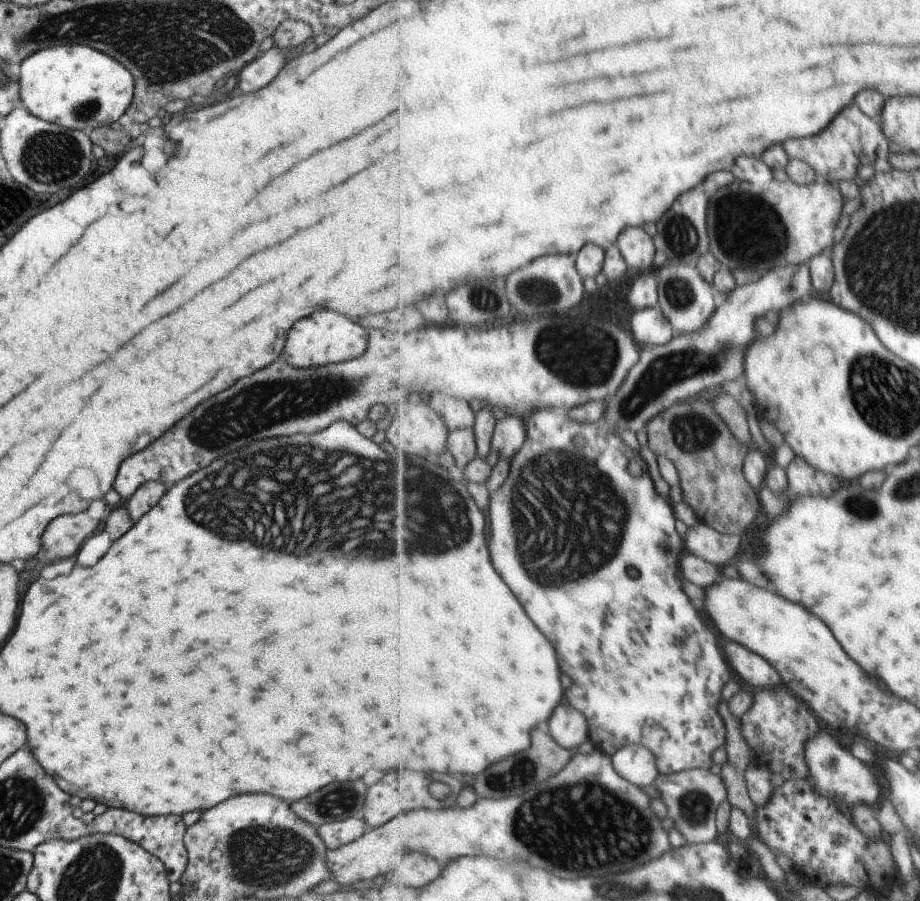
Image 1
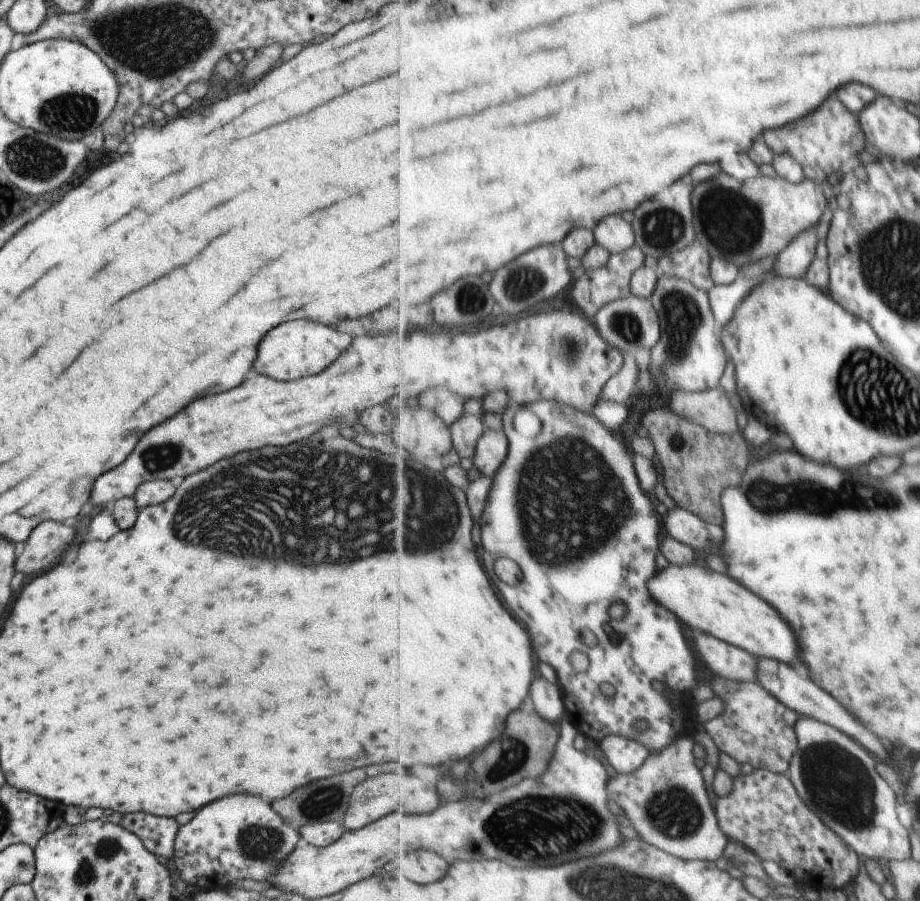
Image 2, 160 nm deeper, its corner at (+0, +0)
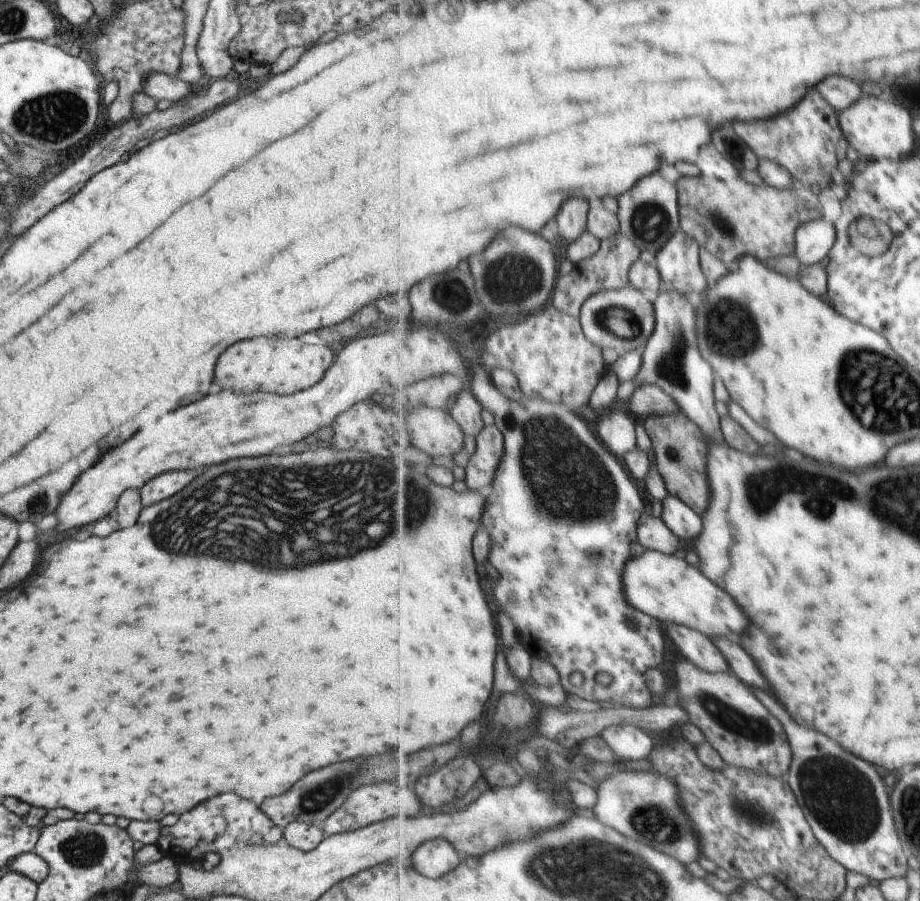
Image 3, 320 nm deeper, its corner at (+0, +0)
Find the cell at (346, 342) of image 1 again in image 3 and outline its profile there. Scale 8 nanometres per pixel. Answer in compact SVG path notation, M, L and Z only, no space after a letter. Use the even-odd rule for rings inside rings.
M253 338L233 344L221 352L221 364L215 364L213 384L221 390L231 392L271 392L276 395L290 395L314 385L333 362L338 347L323 344L307 344L299 338Z

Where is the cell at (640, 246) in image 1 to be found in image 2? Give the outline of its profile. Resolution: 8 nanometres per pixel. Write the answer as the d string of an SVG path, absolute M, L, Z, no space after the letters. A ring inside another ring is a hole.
M607 216L595 228L595 238L611 253L620 253L635 244L633 226L621 216Z

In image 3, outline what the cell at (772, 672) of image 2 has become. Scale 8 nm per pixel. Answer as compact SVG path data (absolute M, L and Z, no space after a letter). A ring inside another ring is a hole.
M713 638L713 642L719 646L719 650L723 652L725 660L729 662L729 666L733 668L733 672L747 684L751 686L757 686L757 688L769 688L769 684L765 682L765 678L761 676L757 664L753 662L753 658L737 644L737 642L731 642L727 638Z

